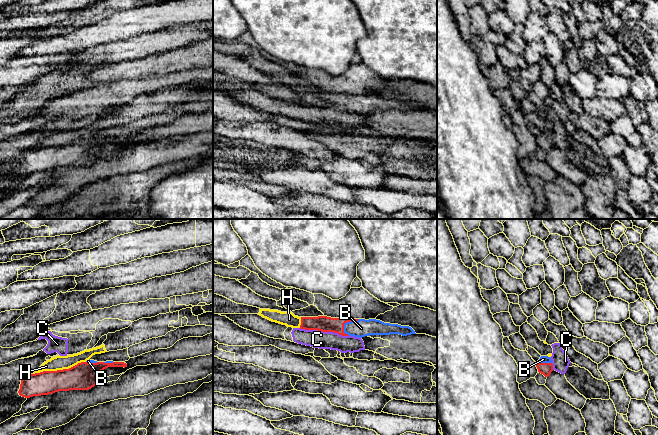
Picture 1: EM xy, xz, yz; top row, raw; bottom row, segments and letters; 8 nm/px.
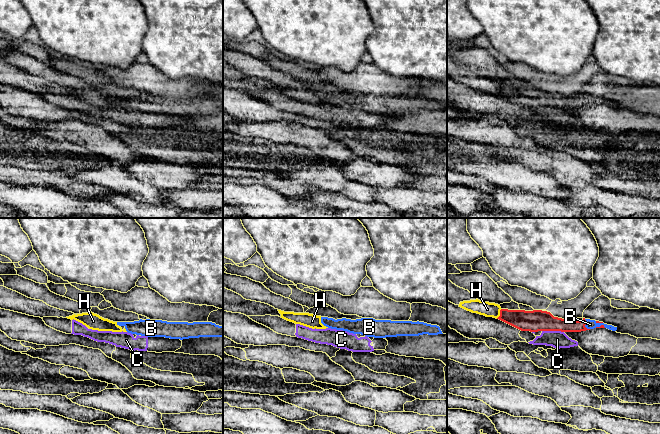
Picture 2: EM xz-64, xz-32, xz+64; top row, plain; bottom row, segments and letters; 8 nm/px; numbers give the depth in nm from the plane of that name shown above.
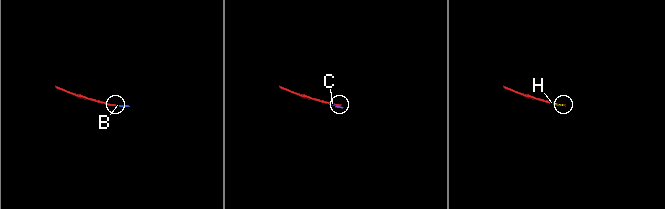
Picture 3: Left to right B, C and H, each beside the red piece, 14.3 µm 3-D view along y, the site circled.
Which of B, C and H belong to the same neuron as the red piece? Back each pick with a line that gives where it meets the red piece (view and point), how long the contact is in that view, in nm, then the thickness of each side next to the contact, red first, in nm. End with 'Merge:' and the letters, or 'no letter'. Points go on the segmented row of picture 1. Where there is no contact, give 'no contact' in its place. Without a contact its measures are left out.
B: contact xz (347, 321); length 170 nm; calibres 130 and 140 nm
Merge: B

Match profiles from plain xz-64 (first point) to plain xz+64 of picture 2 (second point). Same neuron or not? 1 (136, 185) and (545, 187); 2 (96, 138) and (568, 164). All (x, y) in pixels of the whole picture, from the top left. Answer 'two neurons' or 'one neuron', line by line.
1: one neuron
2: two neurons

